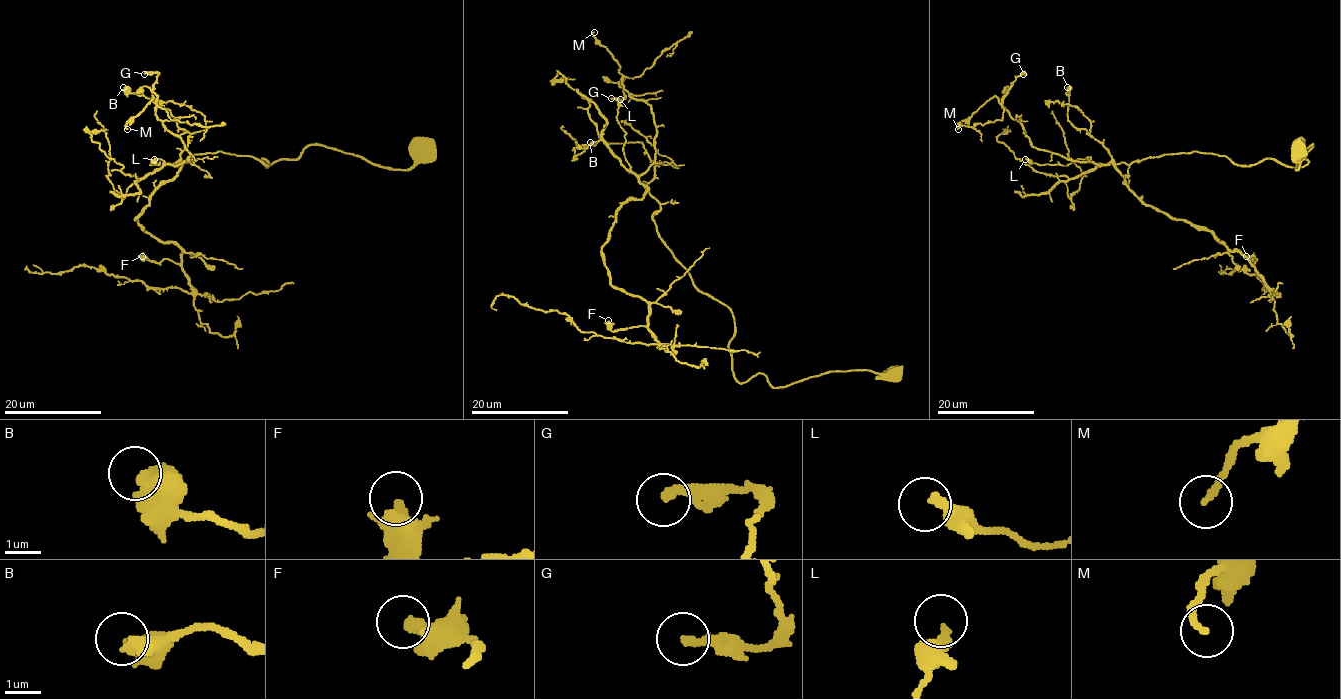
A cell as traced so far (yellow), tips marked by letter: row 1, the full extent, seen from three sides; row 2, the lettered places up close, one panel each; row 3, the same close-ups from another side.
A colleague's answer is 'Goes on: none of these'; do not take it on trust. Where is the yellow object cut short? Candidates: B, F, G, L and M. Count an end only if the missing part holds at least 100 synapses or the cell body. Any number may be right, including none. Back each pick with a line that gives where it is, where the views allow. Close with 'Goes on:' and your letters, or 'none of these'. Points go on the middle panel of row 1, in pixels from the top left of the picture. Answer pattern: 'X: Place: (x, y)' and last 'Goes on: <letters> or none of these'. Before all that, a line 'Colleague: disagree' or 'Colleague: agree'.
Colleague: agree
Goes on: none of these

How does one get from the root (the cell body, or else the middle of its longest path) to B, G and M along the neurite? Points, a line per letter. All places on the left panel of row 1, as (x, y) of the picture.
B: (426, 152), (407, 169), (318, 144), (269, 166), (222, 152), (182, 164), (189, 133), (167, 109), (123, 87)
G: (426, 152), (407, 169), (318, 144), (269, 166), (222, 152), (173, 165), (189, 153), (144, 74)
M: (426, 152), (407, 169), (318, 144), (269, 166), (222, 152), (173, 165), (189, 153), (153, 97), (127, 129)

